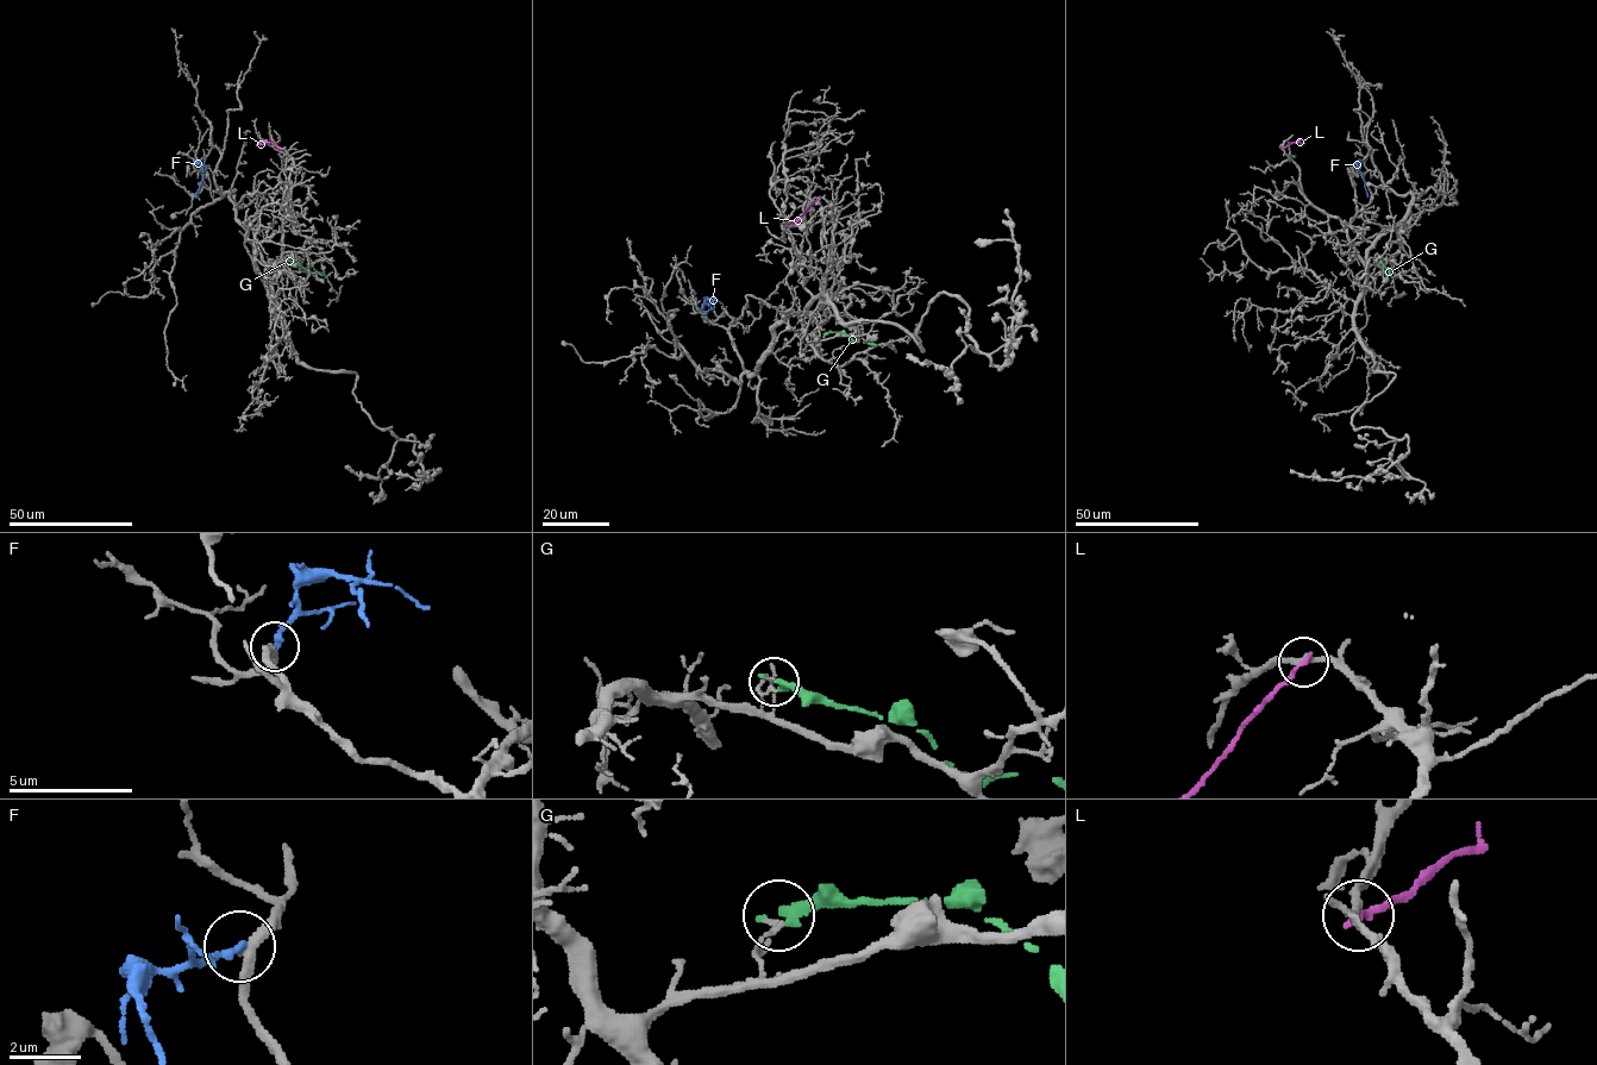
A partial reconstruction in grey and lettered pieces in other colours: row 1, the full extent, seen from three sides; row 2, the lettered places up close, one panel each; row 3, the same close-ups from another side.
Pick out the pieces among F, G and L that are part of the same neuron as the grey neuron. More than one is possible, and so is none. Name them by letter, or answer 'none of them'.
none of them

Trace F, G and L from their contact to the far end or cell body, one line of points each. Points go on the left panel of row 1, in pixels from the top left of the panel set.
F: (194, 161), (202, 165), (204, 175), (198, 195)
G: (286, 260), (313, 268), (327, 277)
L: (280, 148), (271, 143), (257, 143)

